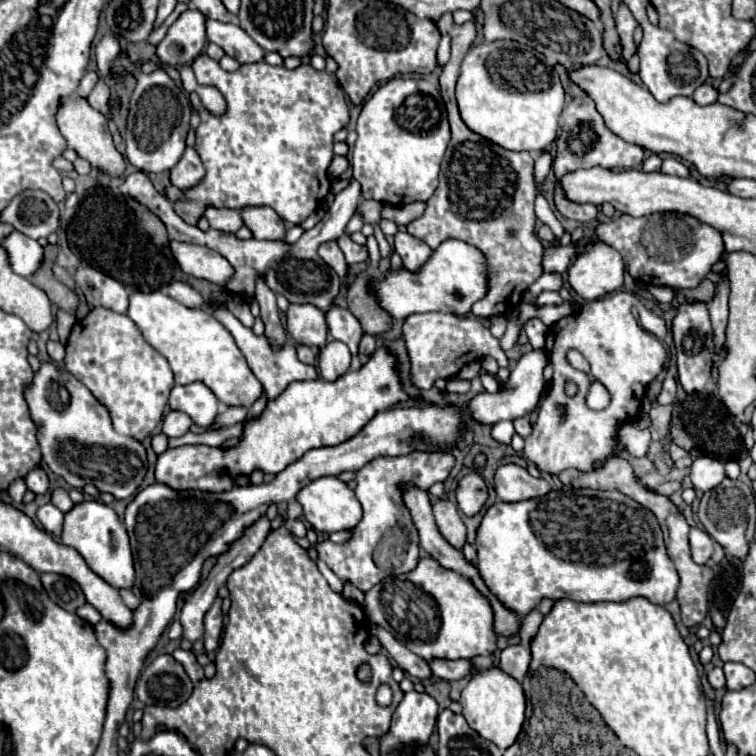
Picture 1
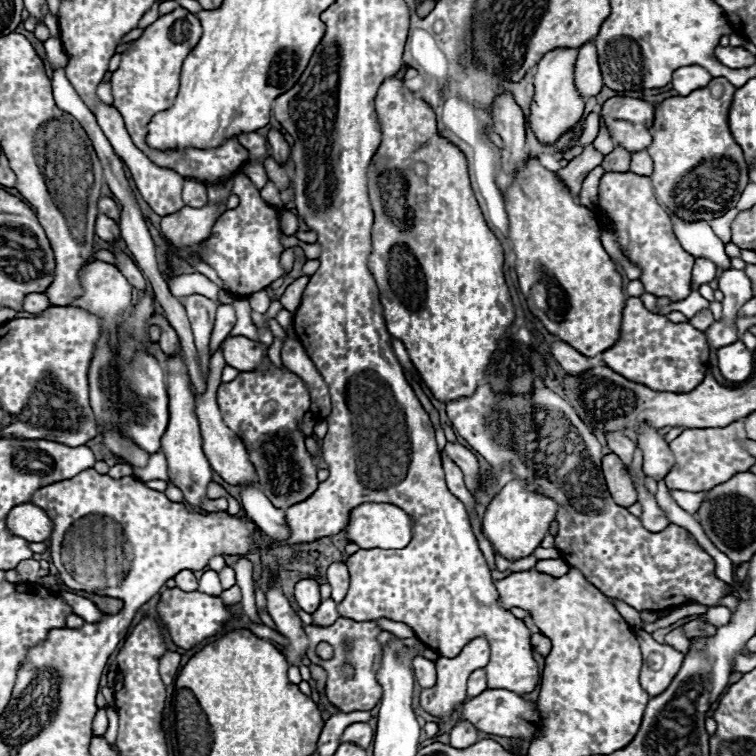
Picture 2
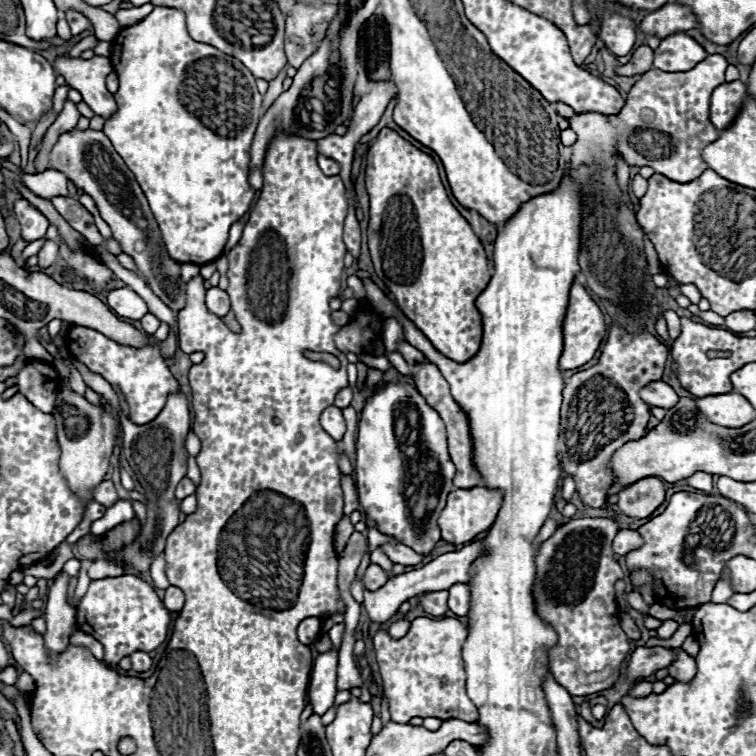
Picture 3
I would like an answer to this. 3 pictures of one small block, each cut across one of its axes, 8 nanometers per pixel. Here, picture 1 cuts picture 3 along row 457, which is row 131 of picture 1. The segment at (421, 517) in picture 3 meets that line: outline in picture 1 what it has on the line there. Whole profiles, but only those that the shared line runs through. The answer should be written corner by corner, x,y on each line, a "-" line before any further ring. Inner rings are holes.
397,76
380,86
366,102
358,116
358,140
352,150
354,178
362,186
362,196
378,200
382,204
404,206
410,202
426,202
436,186
440,162
444,158
446,146
450,142
450,126
444,108
444,100
434,84
422,78

